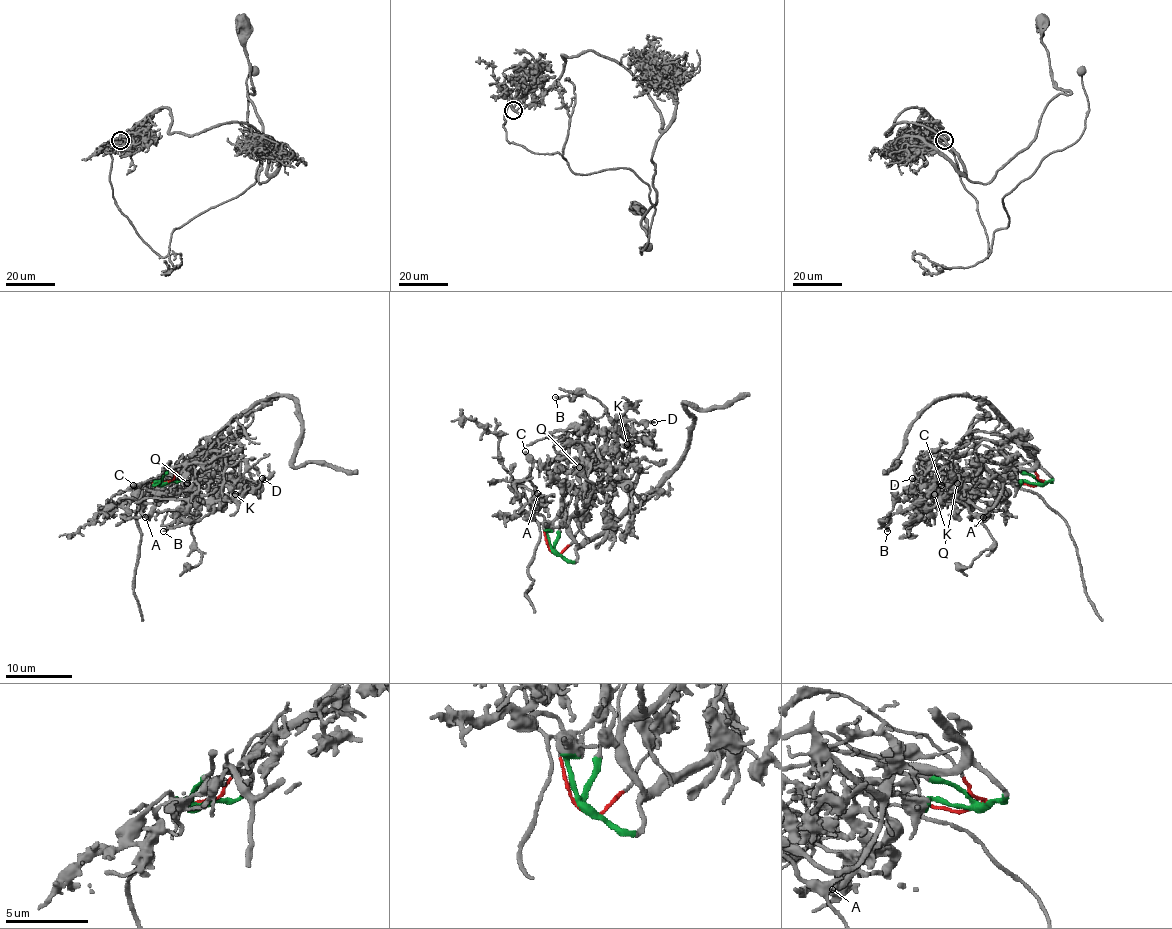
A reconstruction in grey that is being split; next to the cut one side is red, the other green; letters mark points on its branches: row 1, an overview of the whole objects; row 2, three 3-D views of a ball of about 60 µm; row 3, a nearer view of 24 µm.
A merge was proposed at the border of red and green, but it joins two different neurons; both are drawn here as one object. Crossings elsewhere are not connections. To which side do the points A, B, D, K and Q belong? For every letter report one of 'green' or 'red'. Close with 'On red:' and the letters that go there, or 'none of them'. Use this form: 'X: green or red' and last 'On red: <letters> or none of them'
A: green
B: green
D: green
K: green
Q: green
On red: none of them

